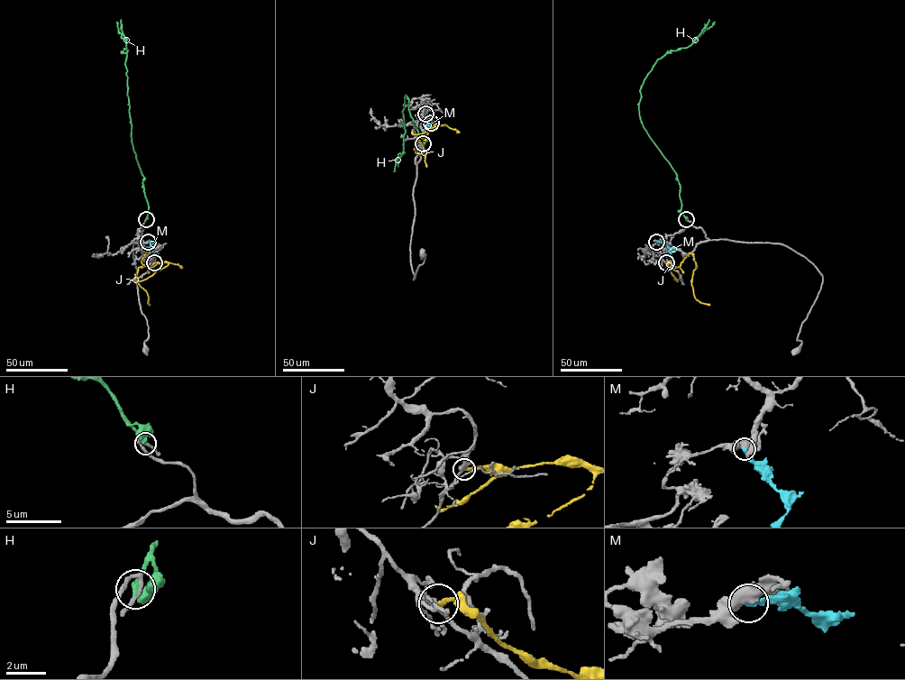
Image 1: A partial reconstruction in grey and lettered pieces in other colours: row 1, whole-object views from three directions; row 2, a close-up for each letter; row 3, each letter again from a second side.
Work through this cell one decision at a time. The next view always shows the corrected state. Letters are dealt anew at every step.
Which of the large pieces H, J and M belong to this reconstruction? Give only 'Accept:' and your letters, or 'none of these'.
Accept: H

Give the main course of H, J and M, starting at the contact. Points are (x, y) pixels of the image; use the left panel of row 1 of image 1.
H: (146, 219), (148, 203), (142, 184), (144, 178), (132, 137), (125, 64), (126, 39), (121, 37), (116, 22)
J: (154, 262), (157, 263), (148, 267), (141, 261), (145, 253), (146, 264), (139, 267), (136, 276), (149, 305)
M: (148, 242), (153, 243), (150, 248), (154, 252), (151, 251)

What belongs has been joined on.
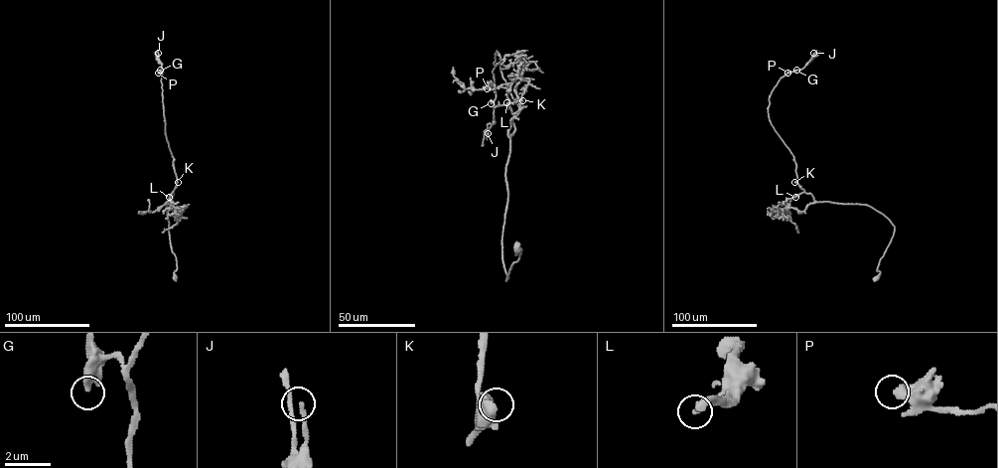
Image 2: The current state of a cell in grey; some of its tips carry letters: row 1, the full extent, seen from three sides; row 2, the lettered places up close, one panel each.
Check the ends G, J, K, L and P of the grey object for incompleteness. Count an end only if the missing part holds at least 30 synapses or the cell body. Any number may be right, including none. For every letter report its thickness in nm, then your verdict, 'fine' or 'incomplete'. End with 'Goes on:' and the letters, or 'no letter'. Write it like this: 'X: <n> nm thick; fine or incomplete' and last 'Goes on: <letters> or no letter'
G: 380 nm thick; fine
J: 160 nm thick; fine
K: 500 nm thick; fine
L: 240 nm thick; incomplete
P: 400 nm thick; fine
Goes on: L

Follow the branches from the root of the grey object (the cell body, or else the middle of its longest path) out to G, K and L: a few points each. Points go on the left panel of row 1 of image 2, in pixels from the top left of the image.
G: (175, 278), (177, 261), (170, 244), (166, 207), (171, 202), (177, 178), (165, 134), (163, 72), (160, 70)
K: (175, 278), (177, 261), (170, 244), (166, 207), (178, 182)
L: (175, 278), (177, 261), (170, 244), (166, 209), (173, 192), (169, 197)

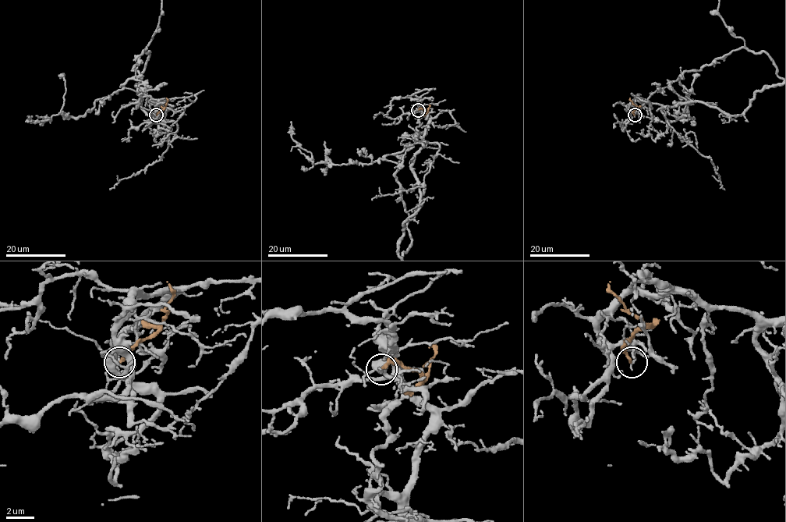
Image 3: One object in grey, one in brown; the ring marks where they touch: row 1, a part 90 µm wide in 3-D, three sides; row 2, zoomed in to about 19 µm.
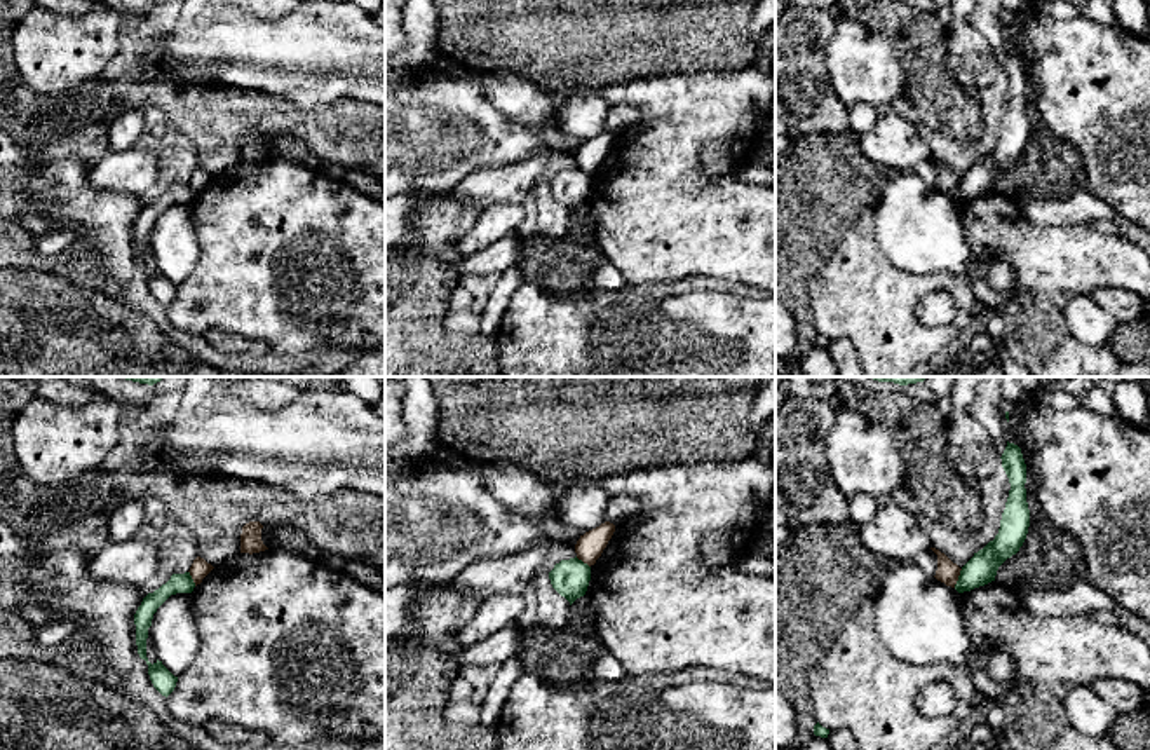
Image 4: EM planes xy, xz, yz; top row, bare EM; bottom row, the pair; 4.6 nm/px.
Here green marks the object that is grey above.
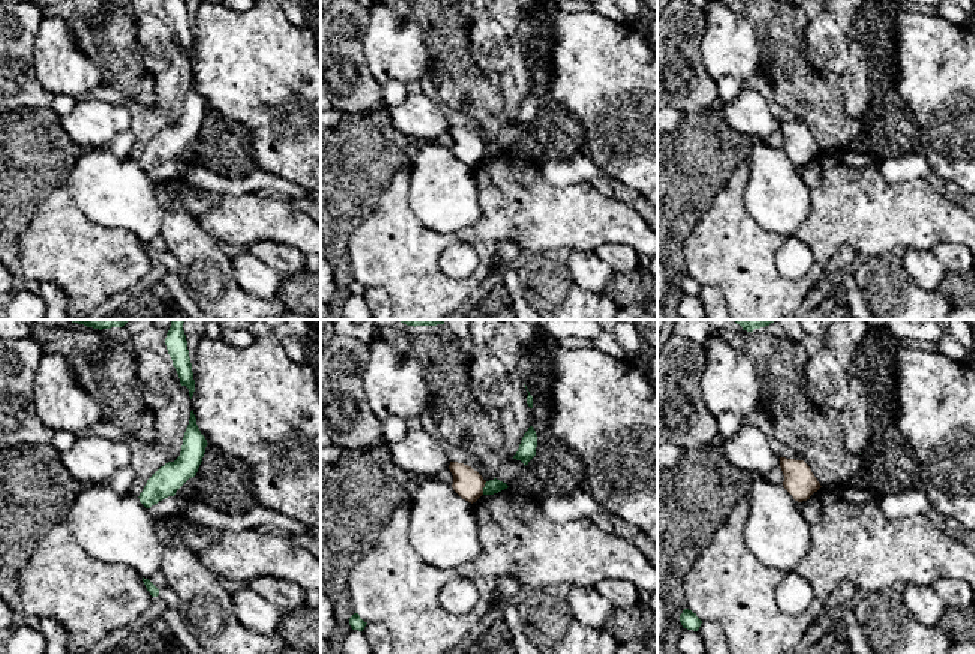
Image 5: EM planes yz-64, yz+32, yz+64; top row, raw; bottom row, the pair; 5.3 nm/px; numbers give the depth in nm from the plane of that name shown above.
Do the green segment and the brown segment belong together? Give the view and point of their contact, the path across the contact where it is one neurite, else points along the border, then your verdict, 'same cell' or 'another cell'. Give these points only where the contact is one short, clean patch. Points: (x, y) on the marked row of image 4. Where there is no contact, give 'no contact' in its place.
contact yz (959, 578); border yz (962, 569), (953, 586); another cell

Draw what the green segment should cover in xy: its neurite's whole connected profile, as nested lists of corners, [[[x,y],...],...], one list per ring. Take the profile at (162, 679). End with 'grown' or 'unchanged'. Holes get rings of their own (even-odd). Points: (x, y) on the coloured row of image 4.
[[[190,572],[172,574],[166,584],[162,584],[159,590],[155,590],[153,593],[148,593],[143,598],[141,605],[138,607],[138,610],[134,614],[138,654],[148,665],[148,675],[150,675],[153,687],[166,698],[174,691],[178,677],[174,677],[162,665],[162,661],[157,659],[153,665],[148,661],[148,658],[146,658],[148,628],[152,626],[152,619],[153,619],[153,614],[157,612],[157,609],[171,595],[192,593],[193,588],[195,588],[195,583],[193,583]]] | unchanged

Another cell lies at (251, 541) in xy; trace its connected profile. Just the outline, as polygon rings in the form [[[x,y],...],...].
[[[249,522],[242,527],[240,553],[253,555],[268,549],[261,541],[261,528],[260,522]]]

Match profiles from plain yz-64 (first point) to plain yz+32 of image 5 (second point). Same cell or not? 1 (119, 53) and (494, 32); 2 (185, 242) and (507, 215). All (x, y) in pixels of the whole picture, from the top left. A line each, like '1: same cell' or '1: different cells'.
1: different cells
2: different cells

